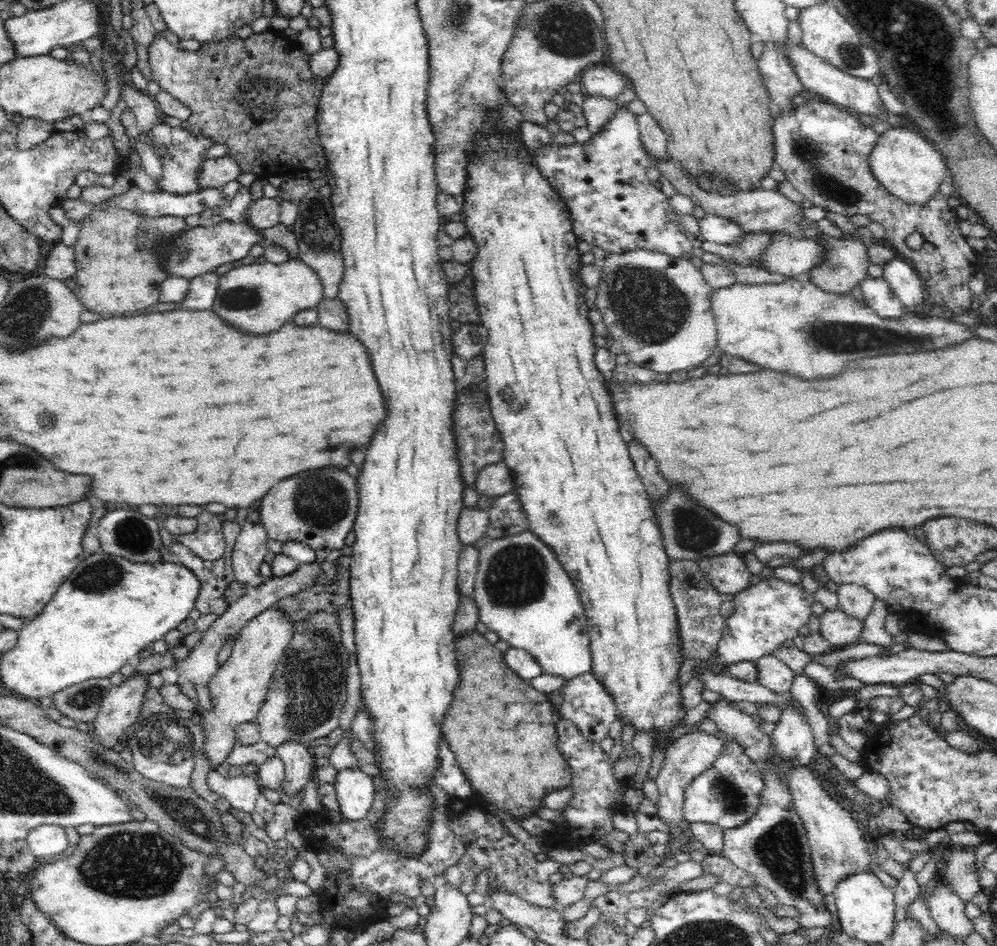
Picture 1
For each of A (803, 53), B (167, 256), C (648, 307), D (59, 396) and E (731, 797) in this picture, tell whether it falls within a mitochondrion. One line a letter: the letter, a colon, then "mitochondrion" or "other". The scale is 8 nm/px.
A: other
B: mitochondrion
C: mitochondrion
D: other
E: mitochondrion

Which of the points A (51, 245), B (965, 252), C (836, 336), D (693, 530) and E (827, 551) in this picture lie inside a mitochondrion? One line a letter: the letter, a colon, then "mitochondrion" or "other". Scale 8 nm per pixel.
A: other
B: other
C: mitochondrion
D: mitochondrion
E: other

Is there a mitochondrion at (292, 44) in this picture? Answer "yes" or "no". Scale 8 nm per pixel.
no

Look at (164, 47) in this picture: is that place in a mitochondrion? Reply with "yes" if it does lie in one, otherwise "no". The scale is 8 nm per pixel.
no

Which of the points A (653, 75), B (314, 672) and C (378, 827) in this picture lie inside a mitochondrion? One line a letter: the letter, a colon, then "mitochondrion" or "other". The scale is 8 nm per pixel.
A: other
B: mitochondrion
C: other

